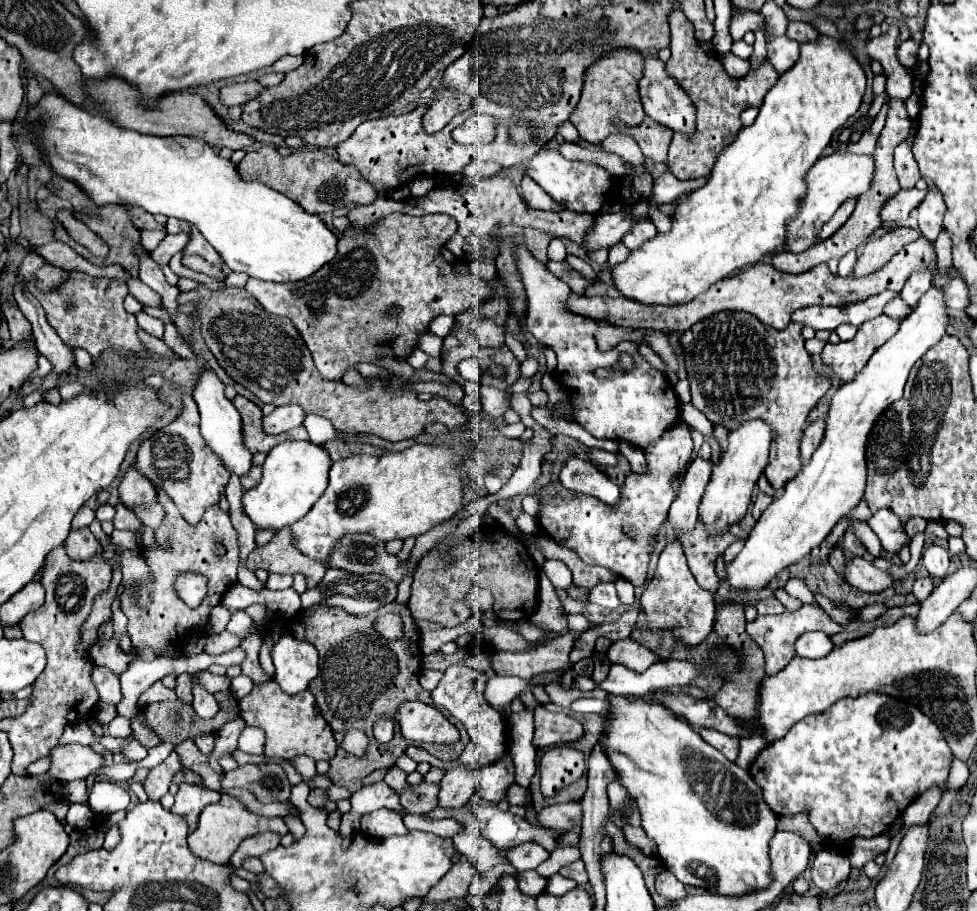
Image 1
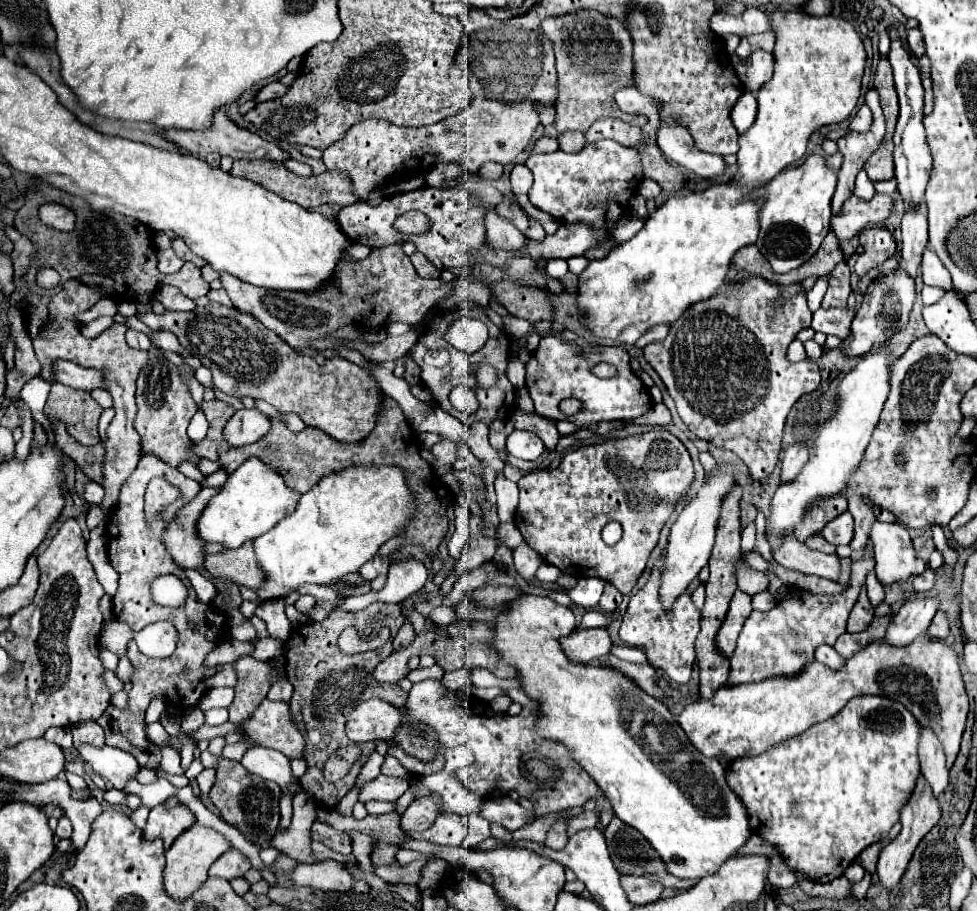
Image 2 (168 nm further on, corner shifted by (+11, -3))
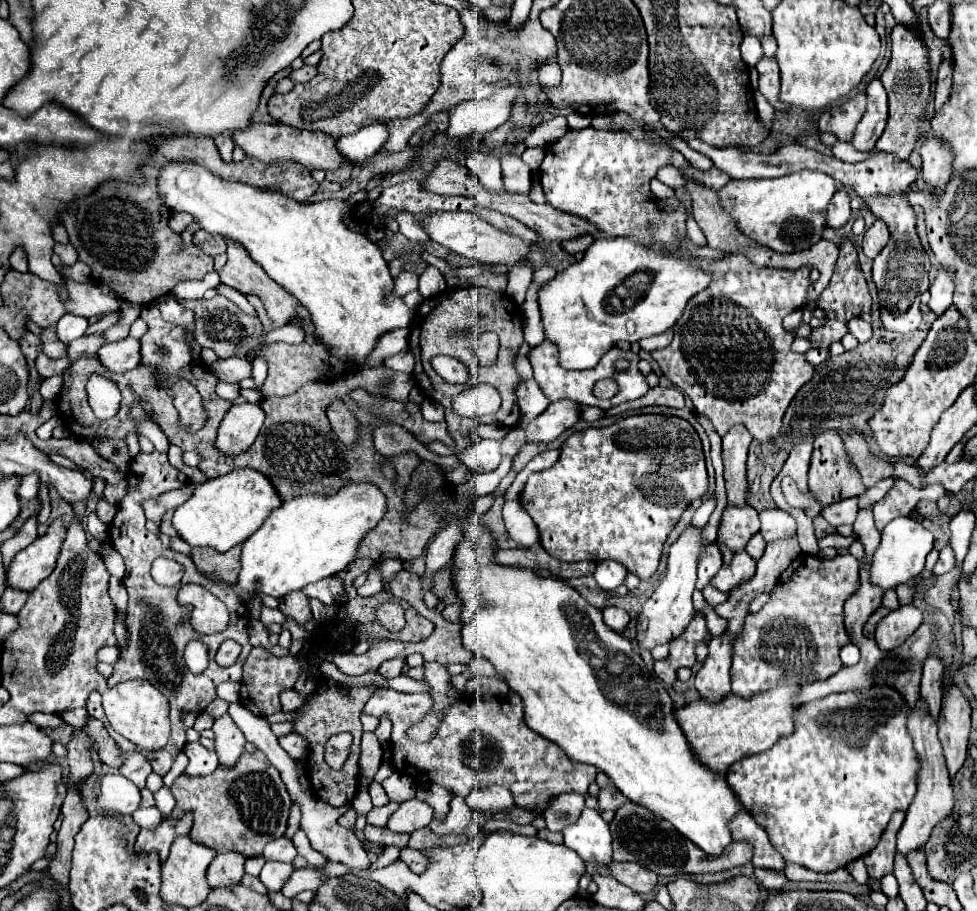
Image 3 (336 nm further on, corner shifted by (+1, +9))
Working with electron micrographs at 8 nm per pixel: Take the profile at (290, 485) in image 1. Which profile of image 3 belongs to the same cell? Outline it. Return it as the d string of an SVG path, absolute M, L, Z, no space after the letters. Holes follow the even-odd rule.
M249 467L235 469L227 475L221 475L203 485L197 485L193 497L175 511L173 527L177 529L181 539L193 547L215 547L217 551L229 551L231 547L235 547L235 545L243 543L247 537L251 537L251 533L255 533L263 525L263 521L273 513L273 509L279 509L281 503L283 503L283 499L279 497L279 493L275 493L275 485L271 485L271 481L267 481L267 477L263 477L263 473L249 469Z

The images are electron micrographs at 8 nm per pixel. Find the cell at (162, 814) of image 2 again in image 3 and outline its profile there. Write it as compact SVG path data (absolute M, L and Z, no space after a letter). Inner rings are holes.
M183 813L183 817L165 817L155 829L141 829L135 841L135 851L159 851L161 861L167 859L169 847L175 837L189 835L193 825L193 813Z

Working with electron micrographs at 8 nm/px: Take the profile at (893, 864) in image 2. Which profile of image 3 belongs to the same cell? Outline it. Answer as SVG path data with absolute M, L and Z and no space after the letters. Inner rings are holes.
M915 709L909 717L907 729L913 737L915 743L915 751L919 755L921 761L921 771L917 777L917 793L913 803L907 809L907 817L905 823L901 827L901 831L897 833L897 853L901 853L903 857L907 857L911 851L921 849L927 843L927 837L931 835L931 829L943 821L951 809L953 809L953 785L945 767L945 757L941 751L941 743L937 737L937 723L925 713L925 709Z

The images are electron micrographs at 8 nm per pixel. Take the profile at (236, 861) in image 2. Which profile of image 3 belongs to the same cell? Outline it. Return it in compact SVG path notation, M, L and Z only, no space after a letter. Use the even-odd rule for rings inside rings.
M219 853L209 869L207 869L207 881L211 887L227 887L241 881L245 875L245 861L243 853Z

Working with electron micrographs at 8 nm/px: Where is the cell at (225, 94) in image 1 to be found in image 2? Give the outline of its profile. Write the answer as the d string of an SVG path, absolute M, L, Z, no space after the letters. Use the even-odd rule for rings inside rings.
M275 81L275 83L265 85L265 87L257 93L255 101L269 101L269 99L277 99L277 97L283 97L287 91L289 91L289 85L283 85L283 83Z

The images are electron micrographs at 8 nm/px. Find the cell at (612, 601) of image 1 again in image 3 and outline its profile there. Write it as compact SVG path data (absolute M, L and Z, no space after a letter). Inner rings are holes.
M601 561L595 567L595 581L601 589L617 589L627 575L627 569L617 561Z

